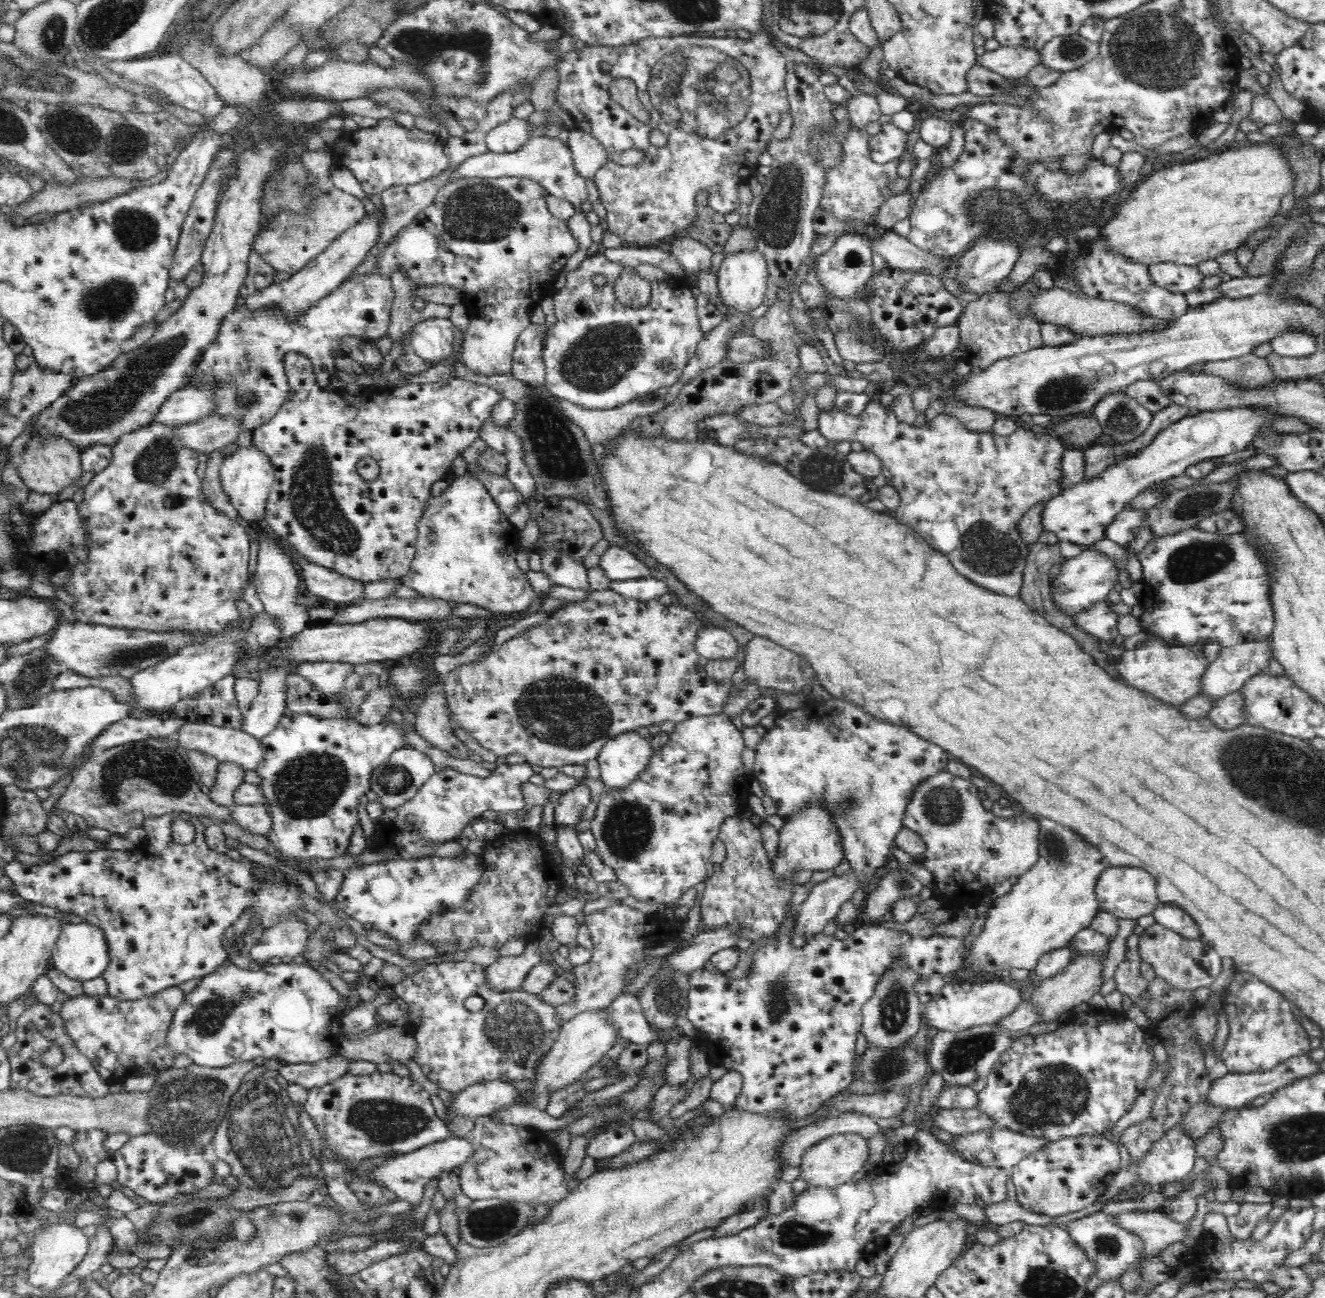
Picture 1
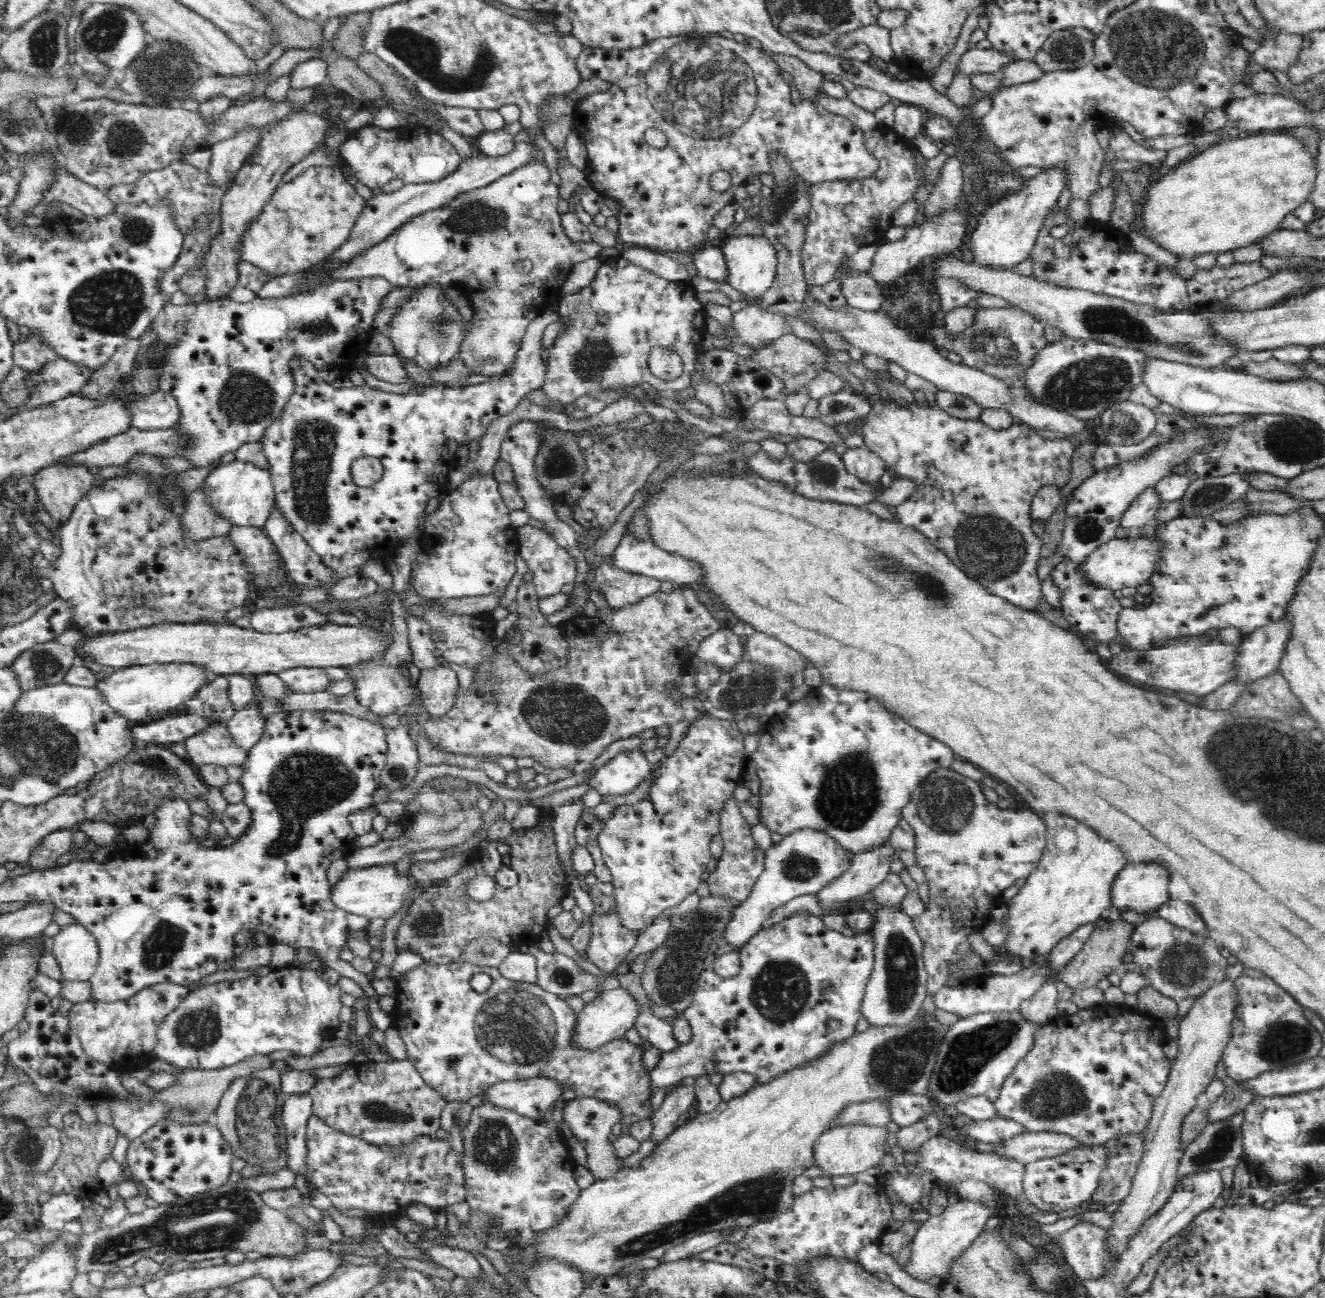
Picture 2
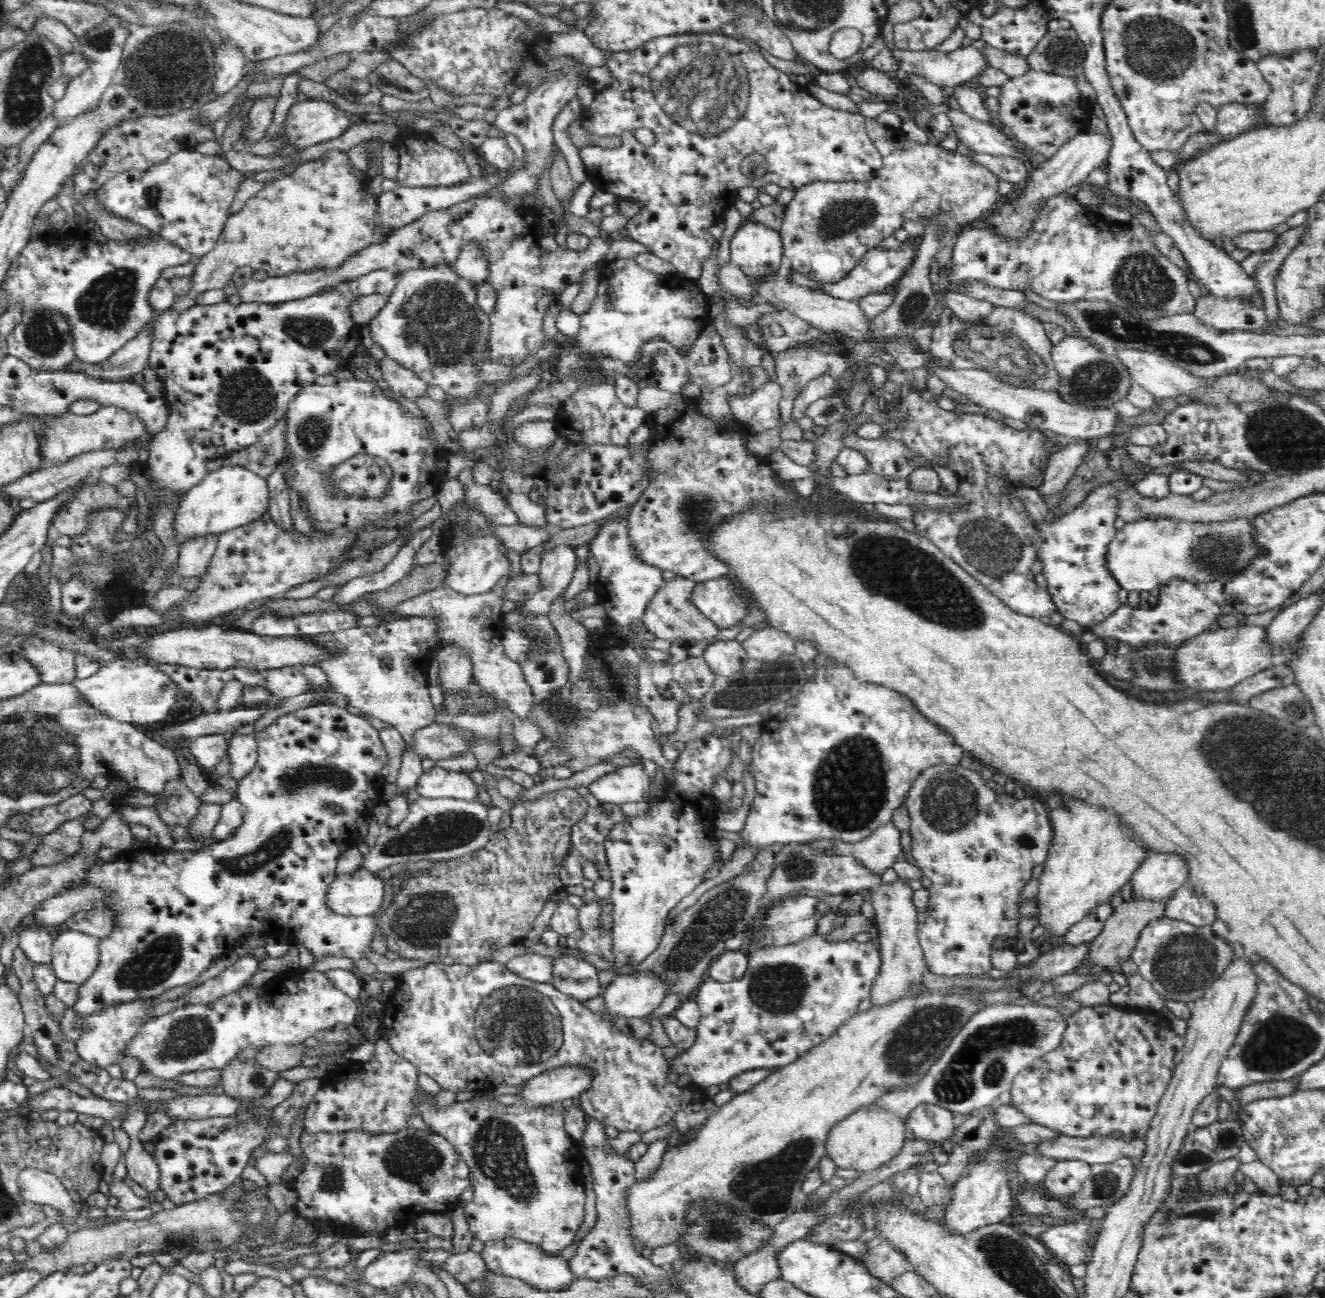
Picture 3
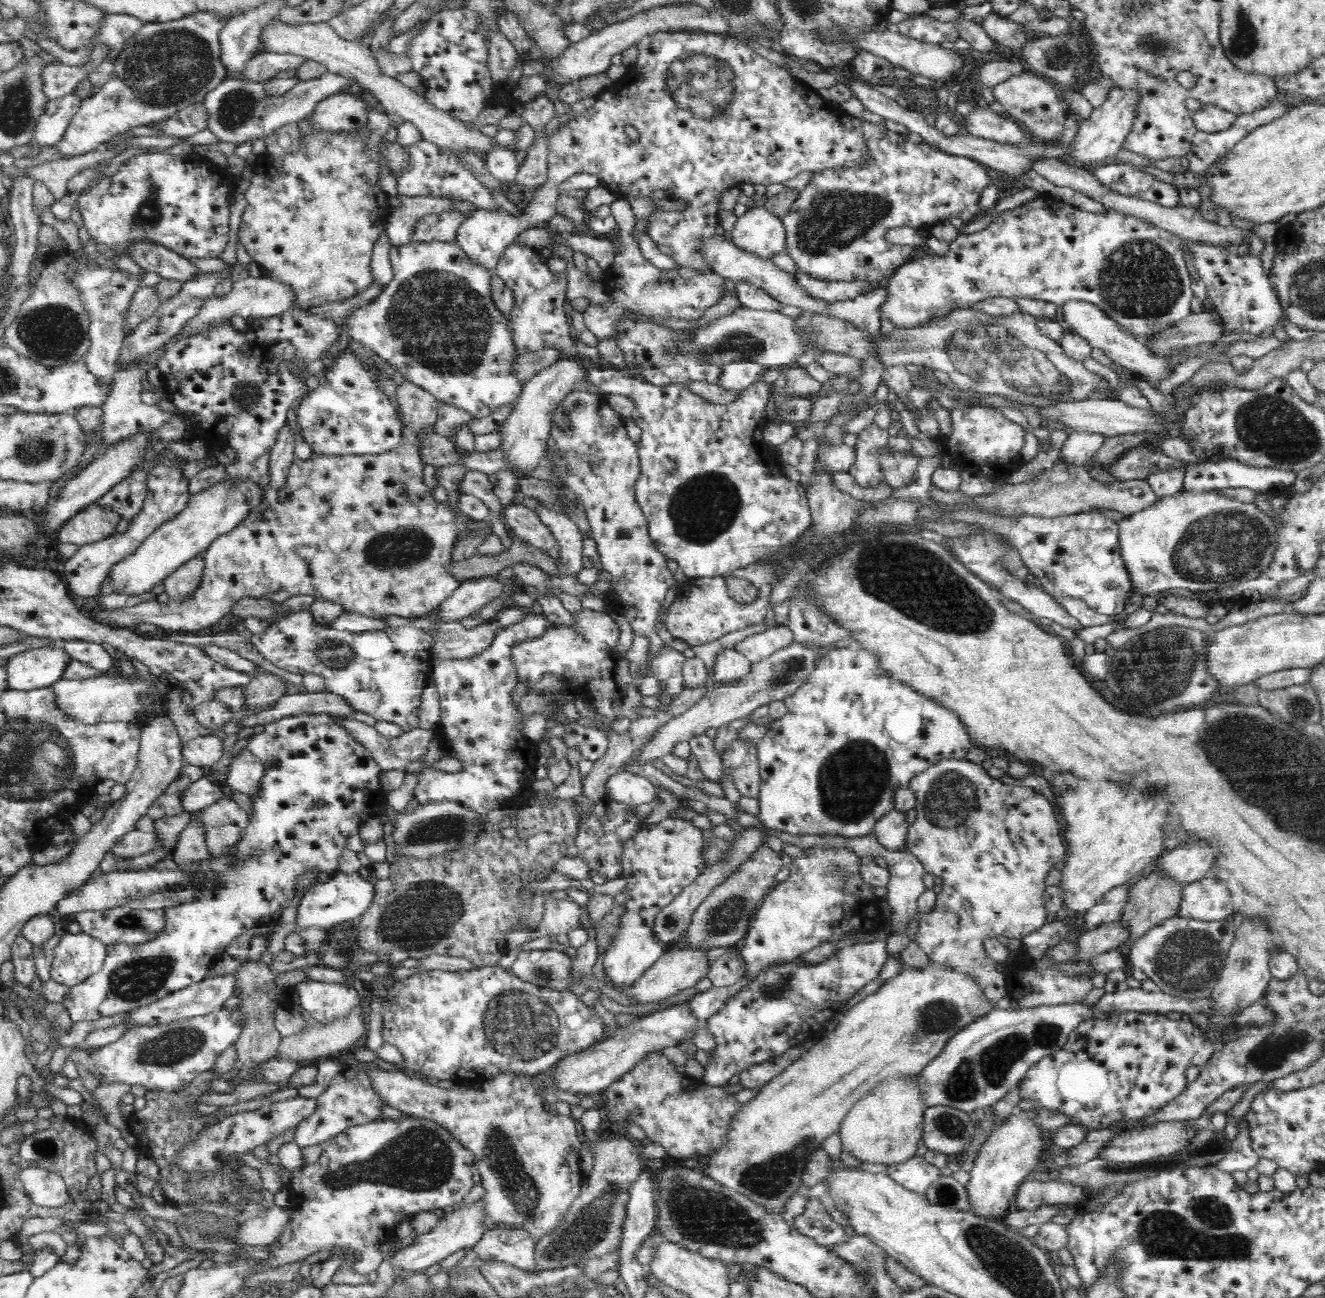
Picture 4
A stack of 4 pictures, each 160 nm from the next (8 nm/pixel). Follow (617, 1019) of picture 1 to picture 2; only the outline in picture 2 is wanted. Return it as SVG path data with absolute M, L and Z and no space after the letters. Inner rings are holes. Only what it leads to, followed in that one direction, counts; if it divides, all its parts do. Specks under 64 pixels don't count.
M641 1004L642 1012L634 1026L642 1039L650 1042L652 1046L662 1050L663 1053L673 1051L678 1046L673 1034L671 1020L658 1018L652 1013L648 1005Z

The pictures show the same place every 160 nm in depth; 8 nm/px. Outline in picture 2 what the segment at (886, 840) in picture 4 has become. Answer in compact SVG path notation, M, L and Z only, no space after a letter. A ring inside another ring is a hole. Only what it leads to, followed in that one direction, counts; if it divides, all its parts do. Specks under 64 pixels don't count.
M888 840L871 849L854 853L850 870L816 895L820 907L827 913L846 905L850 900L869 897L887 877L896 852L892 841Z

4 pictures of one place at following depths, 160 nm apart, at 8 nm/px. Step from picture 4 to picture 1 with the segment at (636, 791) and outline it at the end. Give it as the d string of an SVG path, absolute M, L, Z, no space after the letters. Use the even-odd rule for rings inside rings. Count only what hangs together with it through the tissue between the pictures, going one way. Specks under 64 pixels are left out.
M636 731L626 732L608 740L598 755L602 784L605 788L628 788L648 766L654 754L649 739Z

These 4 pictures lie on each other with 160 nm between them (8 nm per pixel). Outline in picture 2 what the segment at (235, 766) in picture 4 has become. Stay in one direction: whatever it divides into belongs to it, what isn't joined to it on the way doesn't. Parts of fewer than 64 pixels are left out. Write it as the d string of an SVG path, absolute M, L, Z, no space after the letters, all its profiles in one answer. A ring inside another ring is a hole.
M257 698L248 708L238 710L226 722L226 727L234 744L246 754L249 754L263 733L265 717L260 714L259 701L260 698Z

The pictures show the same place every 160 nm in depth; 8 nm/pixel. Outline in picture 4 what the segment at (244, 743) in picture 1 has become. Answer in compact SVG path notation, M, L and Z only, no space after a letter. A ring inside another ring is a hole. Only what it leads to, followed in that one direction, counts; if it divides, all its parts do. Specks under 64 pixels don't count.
M210 734L185 742L183 757L188 764L212 767L220 760L223 750L223 740L217 735Z

